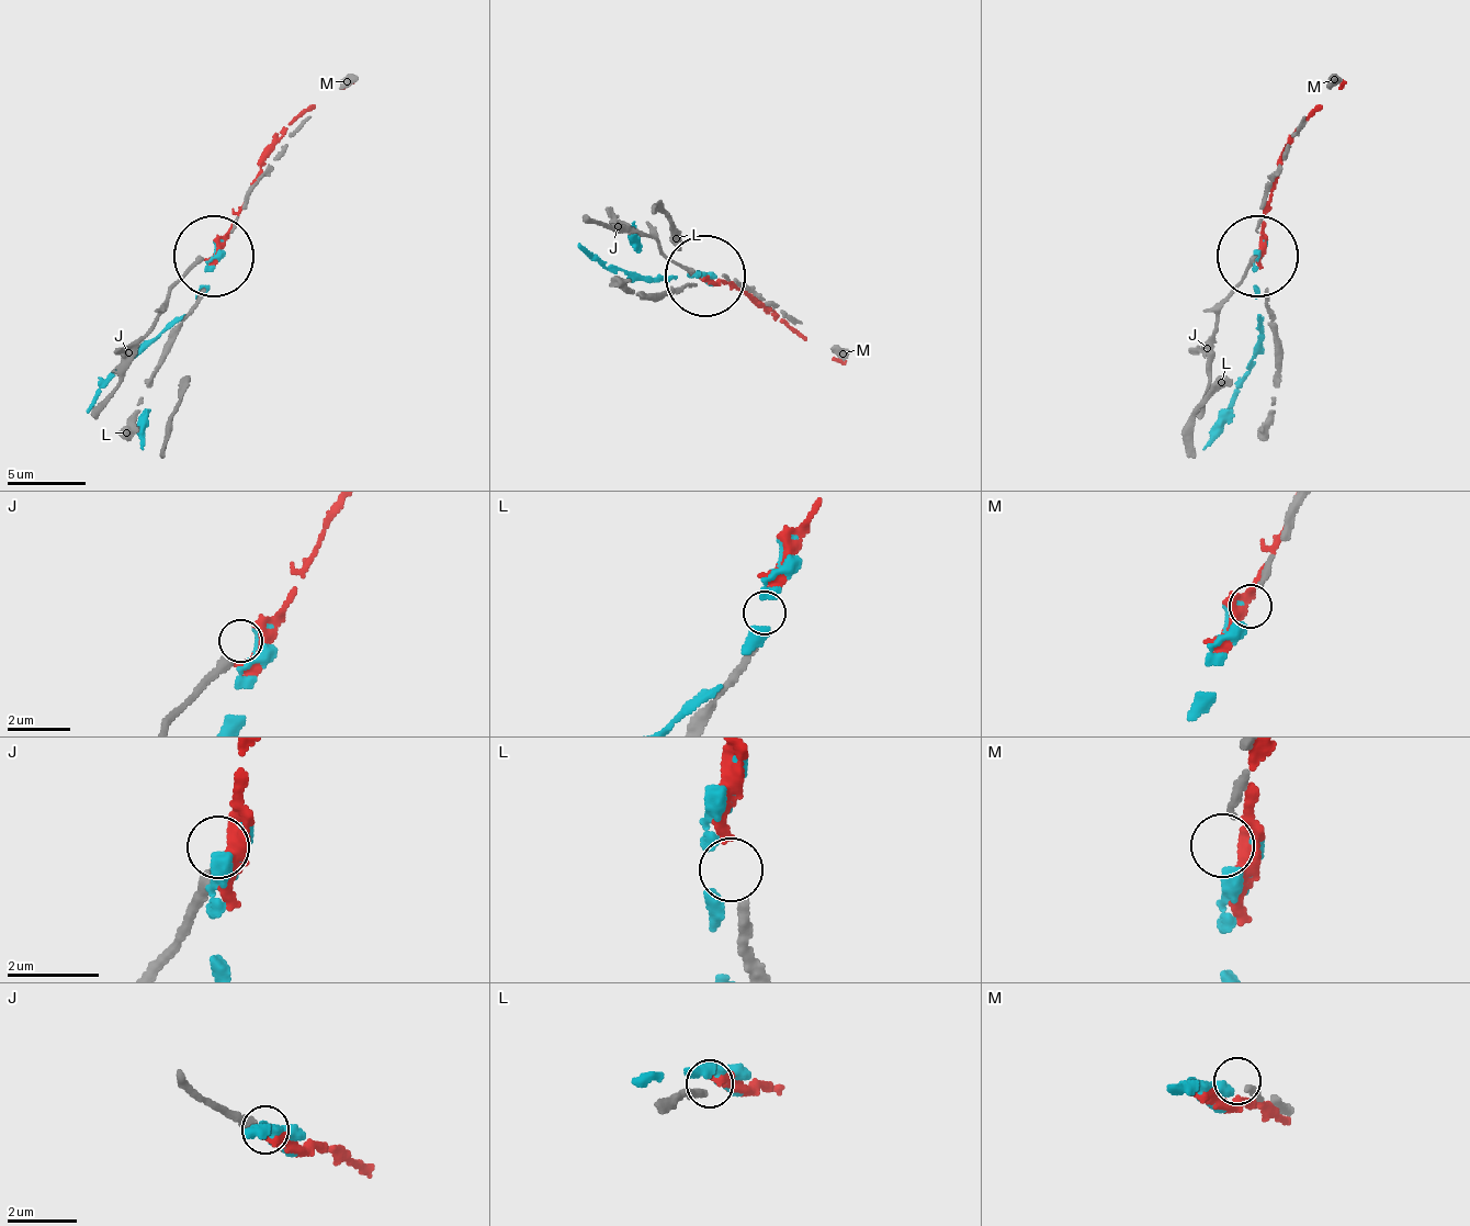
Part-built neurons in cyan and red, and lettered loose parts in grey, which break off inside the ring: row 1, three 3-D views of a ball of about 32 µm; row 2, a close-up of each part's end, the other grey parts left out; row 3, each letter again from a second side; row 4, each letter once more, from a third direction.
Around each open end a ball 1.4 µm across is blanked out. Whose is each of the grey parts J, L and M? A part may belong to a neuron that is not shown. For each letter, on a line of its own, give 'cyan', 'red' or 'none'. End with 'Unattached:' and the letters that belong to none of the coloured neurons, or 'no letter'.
J: none
L: red
M: cyan
Unattached: J

